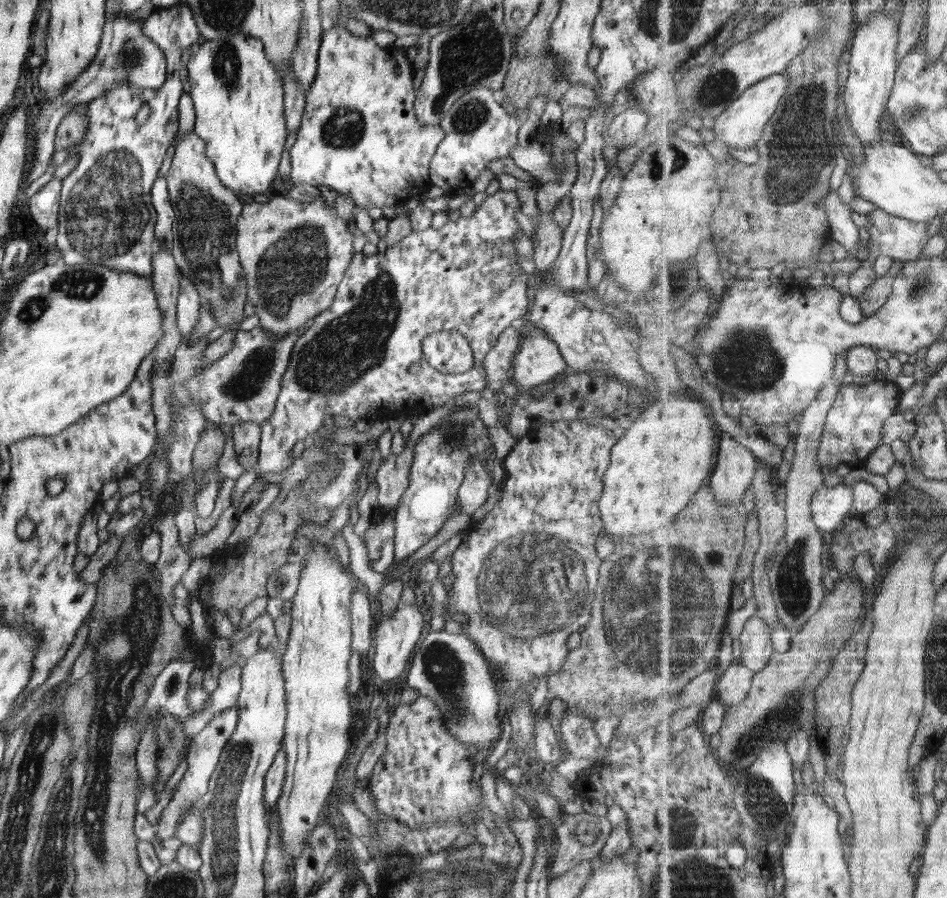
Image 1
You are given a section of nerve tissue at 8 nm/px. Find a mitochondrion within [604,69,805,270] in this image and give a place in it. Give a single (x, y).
(672, 161)

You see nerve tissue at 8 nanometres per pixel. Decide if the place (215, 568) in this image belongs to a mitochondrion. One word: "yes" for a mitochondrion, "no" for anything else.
no

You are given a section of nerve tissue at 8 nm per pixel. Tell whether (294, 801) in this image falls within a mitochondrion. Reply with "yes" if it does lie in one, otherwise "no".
no

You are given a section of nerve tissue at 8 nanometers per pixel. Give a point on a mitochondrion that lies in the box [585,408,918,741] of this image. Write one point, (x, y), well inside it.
(678, 606)

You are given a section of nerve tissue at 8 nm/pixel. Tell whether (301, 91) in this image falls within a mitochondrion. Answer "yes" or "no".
no

